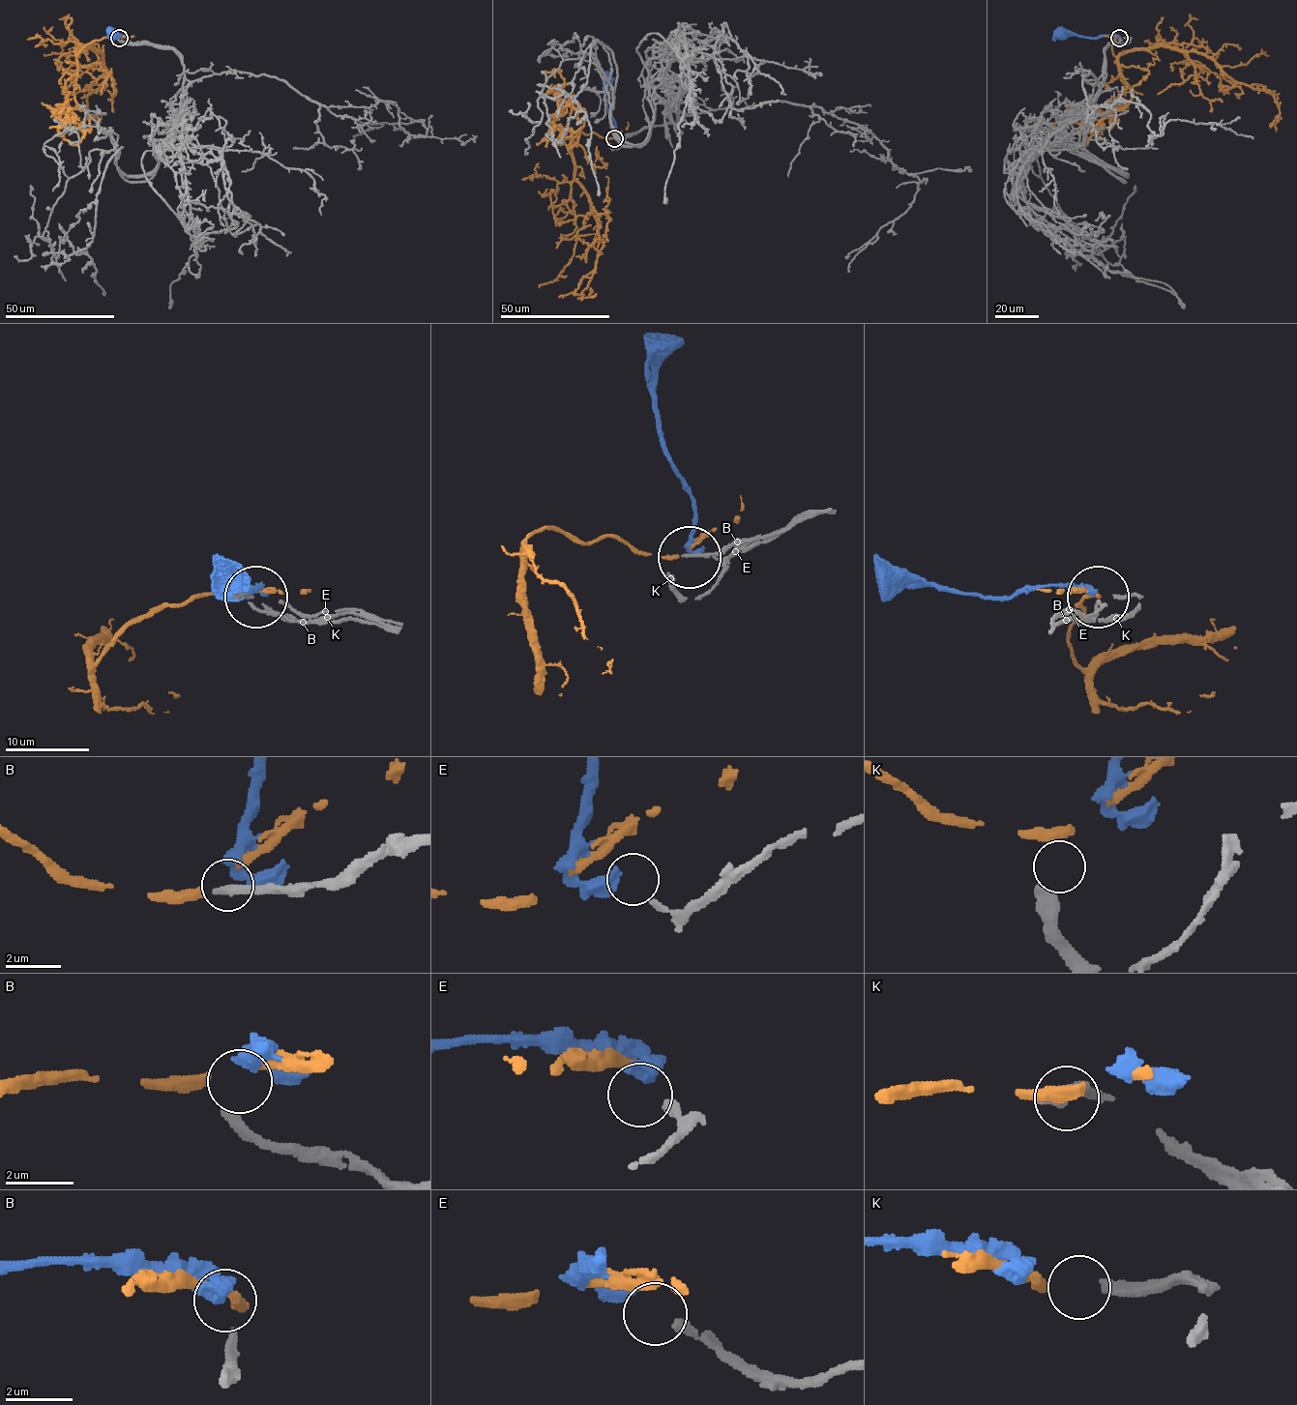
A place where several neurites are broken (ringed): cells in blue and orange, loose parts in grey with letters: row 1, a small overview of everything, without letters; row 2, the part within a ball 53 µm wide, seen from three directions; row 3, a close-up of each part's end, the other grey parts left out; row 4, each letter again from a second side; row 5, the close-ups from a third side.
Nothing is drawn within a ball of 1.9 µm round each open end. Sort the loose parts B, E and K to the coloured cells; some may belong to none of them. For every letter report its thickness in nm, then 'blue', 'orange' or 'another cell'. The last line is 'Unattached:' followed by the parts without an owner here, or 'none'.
B: calibre 300 nm; blue
E: calibre 260 nm; another cell
K: calibre 400 nm; another cell
Unattached: E, K

